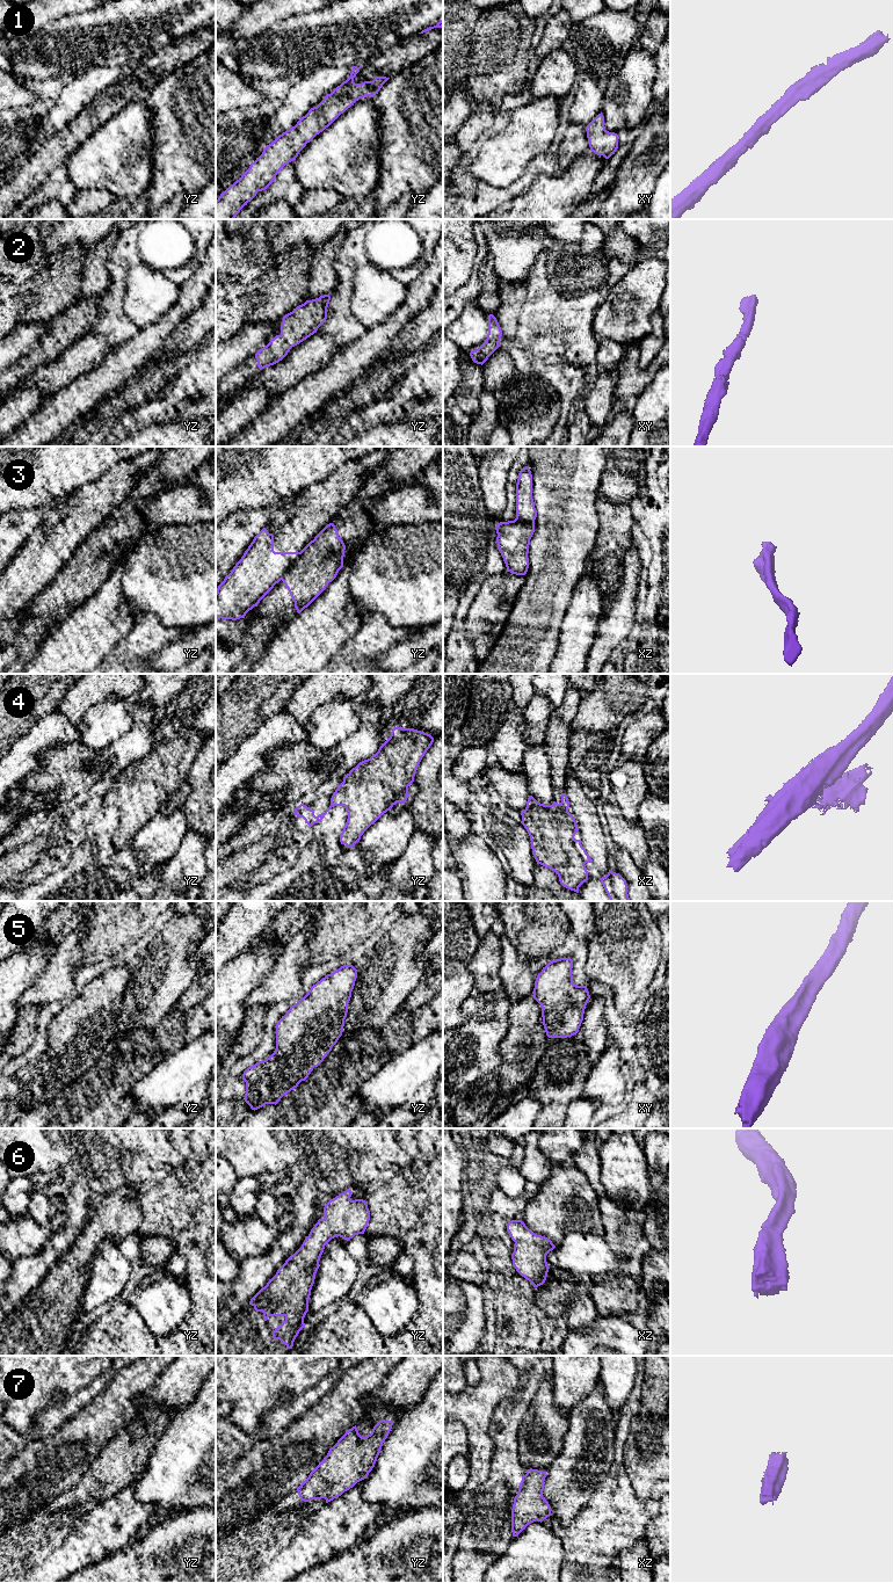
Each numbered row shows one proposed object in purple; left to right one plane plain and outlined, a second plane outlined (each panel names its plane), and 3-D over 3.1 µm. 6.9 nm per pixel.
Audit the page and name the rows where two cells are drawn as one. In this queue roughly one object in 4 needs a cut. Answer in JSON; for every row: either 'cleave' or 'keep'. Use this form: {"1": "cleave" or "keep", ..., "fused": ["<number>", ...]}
{"1": "keep", "2": "keep", "3": "cleave", "4": "cleave", "5": "keep", "6": "keep", "7": "keep", "fused": ["3", "4"]}

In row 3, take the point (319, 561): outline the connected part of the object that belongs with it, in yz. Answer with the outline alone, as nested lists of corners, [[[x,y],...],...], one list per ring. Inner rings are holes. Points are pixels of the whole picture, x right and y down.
[[[333,523],[327,524],[283,574],[298,613],[307,608],[343,567],[346,545]]]

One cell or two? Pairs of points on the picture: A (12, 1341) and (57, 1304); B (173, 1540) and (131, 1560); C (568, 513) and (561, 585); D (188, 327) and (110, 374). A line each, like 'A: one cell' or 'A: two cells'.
A: one cell
B: one cell
C: one cell
D: two cells

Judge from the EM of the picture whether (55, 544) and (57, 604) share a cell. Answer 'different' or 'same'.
different

